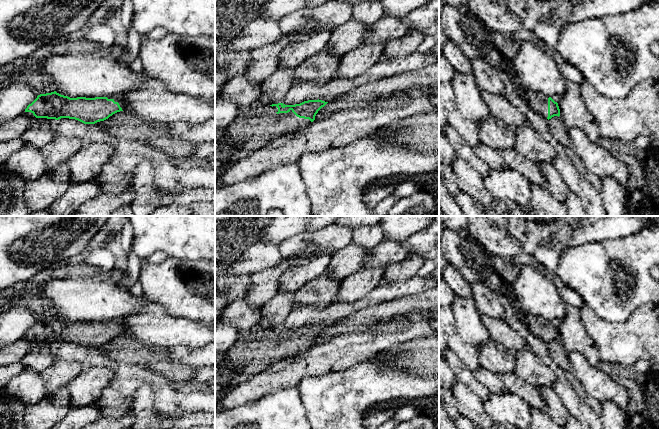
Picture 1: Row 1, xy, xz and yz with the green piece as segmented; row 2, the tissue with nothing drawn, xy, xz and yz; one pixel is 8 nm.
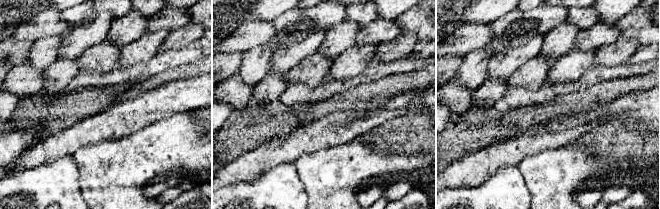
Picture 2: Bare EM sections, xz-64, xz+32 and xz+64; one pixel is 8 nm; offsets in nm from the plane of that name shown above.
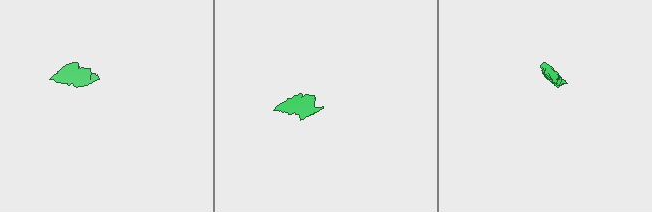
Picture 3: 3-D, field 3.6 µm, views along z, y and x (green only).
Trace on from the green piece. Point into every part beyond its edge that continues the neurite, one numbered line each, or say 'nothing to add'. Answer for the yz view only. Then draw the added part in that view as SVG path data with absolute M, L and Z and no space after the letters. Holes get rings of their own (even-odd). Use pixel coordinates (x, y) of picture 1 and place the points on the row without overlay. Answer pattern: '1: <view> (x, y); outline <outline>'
1: yz (538, 326); outline M516 309L516 313L520 320L527 325L531 333L538 339L547 343L548 341L548 320L534 316L530 312Z

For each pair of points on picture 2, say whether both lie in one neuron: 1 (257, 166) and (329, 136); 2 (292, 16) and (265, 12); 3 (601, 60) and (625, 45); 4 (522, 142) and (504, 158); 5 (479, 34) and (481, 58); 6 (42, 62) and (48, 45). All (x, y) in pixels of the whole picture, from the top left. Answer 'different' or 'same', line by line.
1: same
2: different
3: same
4: same
5: different
6: same

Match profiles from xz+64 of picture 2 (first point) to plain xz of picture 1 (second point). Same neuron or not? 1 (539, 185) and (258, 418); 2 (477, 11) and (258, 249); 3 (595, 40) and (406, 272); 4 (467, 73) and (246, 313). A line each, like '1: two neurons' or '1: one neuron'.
1: two neurons
2: two neurons
3: two neurons
4: two neurons

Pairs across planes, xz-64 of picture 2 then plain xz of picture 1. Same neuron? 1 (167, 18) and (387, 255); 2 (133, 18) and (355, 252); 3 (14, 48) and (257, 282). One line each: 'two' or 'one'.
1: one
2: one
3: two

